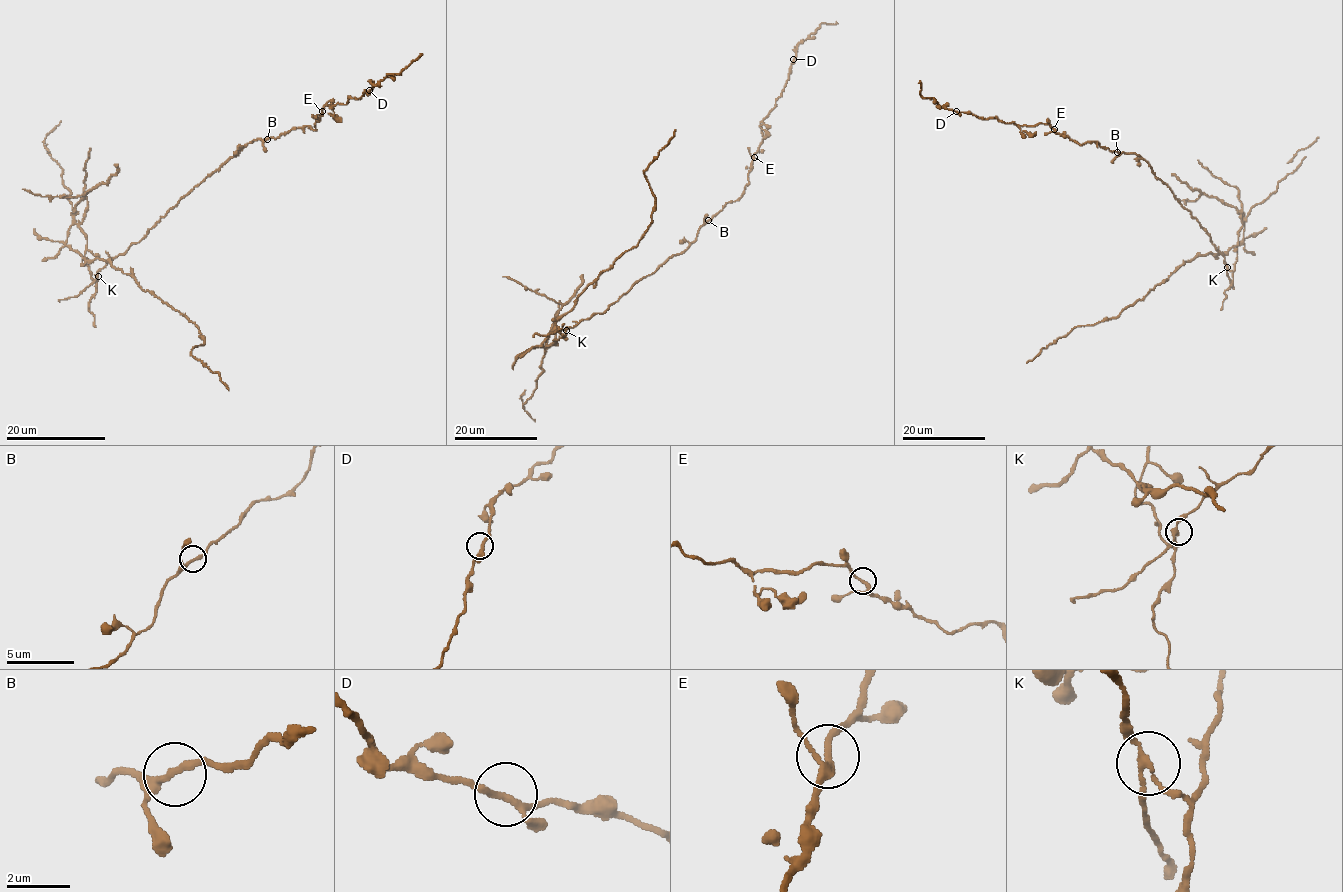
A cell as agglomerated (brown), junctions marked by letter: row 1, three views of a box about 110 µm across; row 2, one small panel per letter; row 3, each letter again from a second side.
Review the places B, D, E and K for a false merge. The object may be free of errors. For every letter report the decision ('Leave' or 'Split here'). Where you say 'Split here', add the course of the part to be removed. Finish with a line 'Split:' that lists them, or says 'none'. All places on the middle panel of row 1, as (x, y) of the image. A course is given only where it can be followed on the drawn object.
B: Leave
D: Leave
E: Leave
K: Split here. Course of the part to remove: (566, 331), (540, 345), (650, 224), (655, 197), (644, 171), (675, 130)
Split: K

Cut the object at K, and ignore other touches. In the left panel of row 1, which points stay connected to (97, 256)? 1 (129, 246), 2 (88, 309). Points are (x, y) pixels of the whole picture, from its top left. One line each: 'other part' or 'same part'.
1: other part
2: same part

